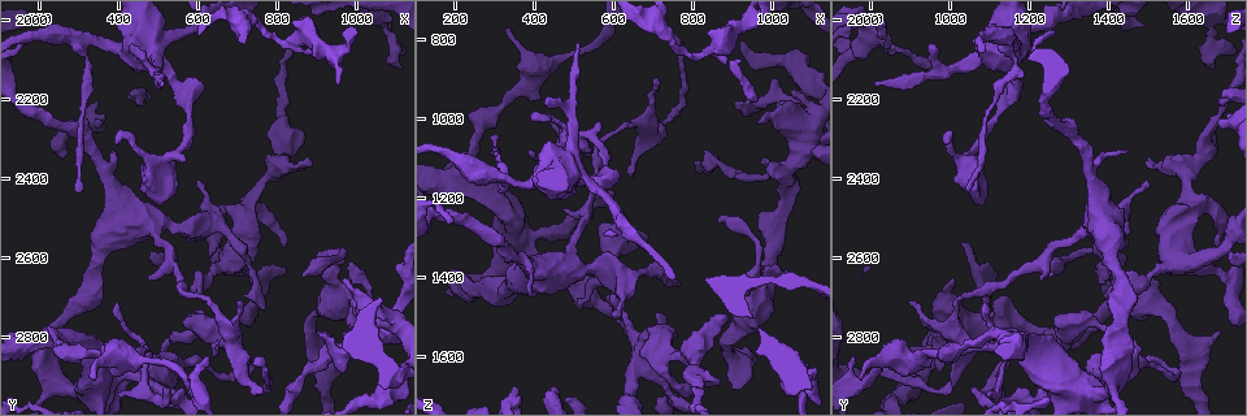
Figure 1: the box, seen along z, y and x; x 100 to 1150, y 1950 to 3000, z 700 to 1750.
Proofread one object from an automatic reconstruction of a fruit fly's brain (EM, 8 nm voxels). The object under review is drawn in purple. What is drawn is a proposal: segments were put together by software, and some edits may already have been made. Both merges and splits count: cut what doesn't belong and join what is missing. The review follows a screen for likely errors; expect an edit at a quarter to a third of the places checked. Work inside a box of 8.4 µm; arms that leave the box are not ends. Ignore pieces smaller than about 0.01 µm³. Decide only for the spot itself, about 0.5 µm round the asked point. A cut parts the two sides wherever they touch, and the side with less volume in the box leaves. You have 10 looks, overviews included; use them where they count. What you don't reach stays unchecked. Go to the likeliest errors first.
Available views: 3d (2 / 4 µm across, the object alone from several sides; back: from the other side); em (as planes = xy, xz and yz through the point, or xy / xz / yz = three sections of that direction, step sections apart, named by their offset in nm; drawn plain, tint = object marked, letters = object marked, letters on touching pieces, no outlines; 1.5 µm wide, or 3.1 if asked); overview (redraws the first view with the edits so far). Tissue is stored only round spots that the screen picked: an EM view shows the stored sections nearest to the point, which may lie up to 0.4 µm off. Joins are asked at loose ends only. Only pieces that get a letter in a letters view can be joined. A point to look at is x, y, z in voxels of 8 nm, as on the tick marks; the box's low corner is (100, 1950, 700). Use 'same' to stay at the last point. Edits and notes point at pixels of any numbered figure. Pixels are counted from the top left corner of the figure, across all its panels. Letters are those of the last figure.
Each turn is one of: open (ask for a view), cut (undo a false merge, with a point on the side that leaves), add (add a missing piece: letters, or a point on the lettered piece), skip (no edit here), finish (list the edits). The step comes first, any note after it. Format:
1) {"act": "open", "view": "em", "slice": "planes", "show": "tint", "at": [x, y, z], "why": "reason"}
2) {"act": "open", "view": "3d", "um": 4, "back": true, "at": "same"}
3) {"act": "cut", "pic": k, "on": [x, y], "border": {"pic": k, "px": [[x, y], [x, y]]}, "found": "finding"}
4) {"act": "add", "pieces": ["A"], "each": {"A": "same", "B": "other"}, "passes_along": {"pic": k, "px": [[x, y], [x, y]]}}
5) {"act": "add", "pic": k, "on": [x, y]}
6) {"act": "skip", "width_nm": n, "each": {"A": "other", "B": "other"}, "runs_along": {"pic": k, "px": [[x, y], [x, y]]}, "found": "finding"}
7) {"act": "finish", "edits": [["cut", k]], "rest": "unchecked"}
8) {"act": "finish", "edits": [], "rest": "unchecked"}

{"act": "open", "view": "em", "slice": "xz", "step": 8, "show": "letters", "at": [515, 2165, 815]}

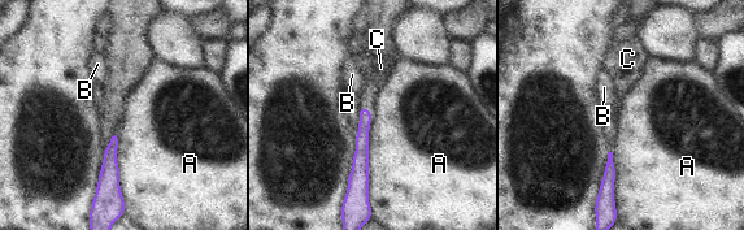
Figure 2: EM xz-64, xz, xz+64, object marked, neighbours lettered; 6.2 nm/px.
{"act": "open", "view": "em", "slice": "planes", "show": "letters", "at": "same", "why": "cut it another way"}

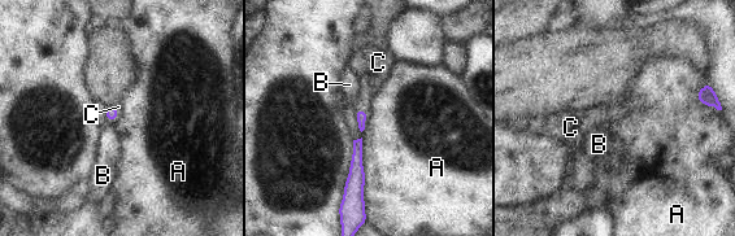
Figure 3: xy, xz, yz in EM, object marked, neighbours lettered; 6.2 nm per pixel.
{"act": "add", "pieces": ["C"], "each": {"A": "other", "B": "other", "C": "same"}, "passes_along": {"pic": 3, "px": [[361, 116], [366, 114], [370, 74]]}, "found": "it goes on there"}

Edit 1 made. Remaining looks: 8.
{"act": "open", "view": "overview", "why": "redraw"}

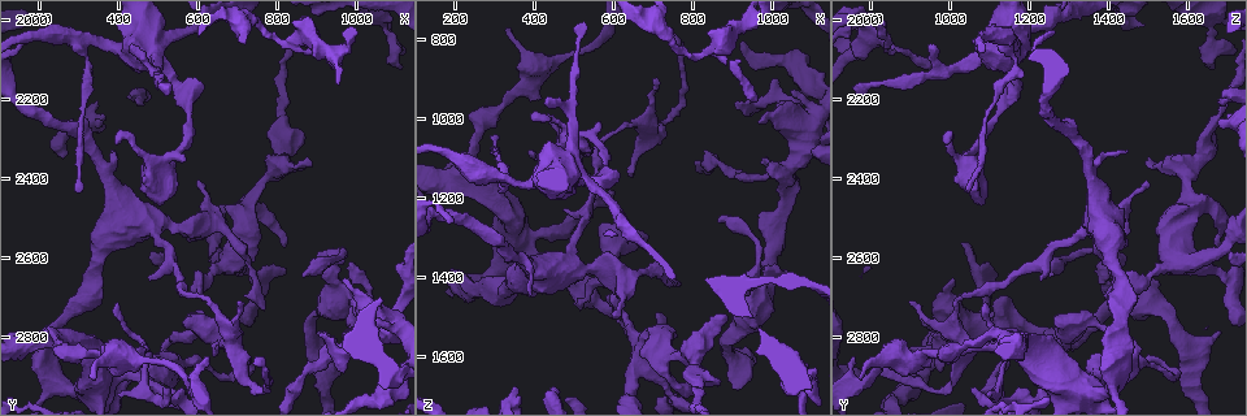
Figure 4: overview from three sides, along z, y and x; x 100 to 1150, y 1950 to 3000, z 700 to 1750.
{"act": "open", "view": "em", "slice": "planes", "show": "letters", "at": [905, 2795, 960], "why": "branch stops here"}

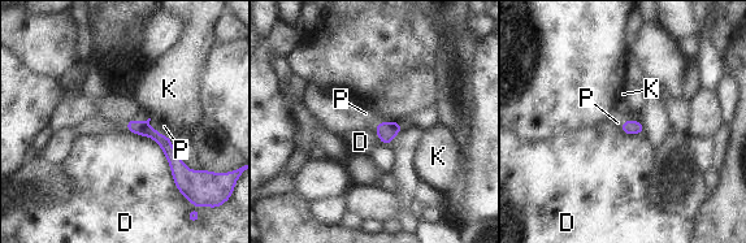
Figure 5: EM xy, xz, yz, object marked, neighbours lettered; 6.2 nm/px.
{"act": "add", "pieces": ["P"], "each": {"D": "other", "K": "other", "P": "same"}, "found": "the cell continues"}

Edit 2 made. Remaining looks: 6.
{"act": "open", "view": "overview", "why": "redraw"}

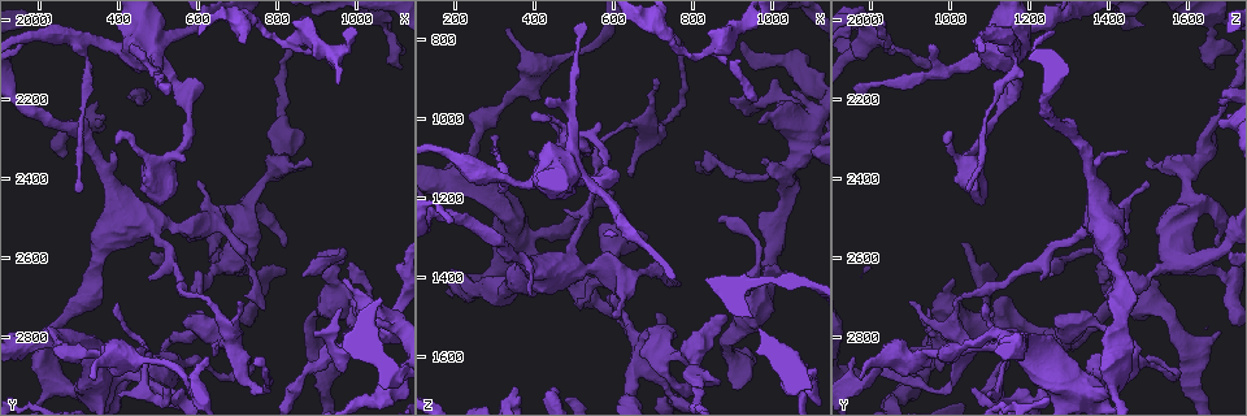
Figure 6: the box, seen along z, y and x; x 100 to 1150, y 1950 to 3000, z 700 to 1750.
{"act": "open", "view": "3d", "um": 2, "at": [700, 2715, 895], "why": "branch stops here"}

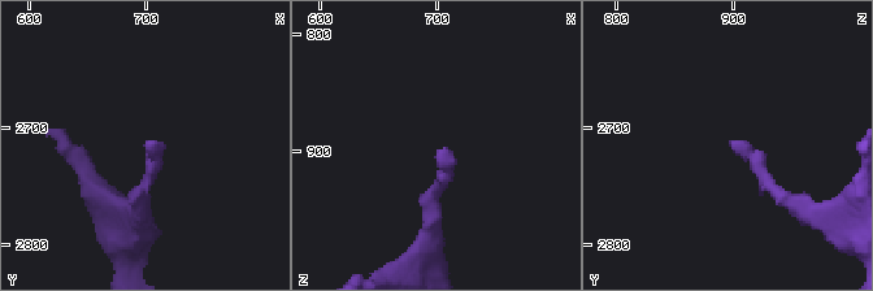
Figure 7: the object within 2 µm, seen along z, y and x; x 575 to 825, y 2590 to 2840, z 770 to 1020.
{"act": "open", "view": "em", "slice": "yz", "step": 8, "show": "letters", "at": [702, 2708, 898], "why": "shape alone is not enough"}

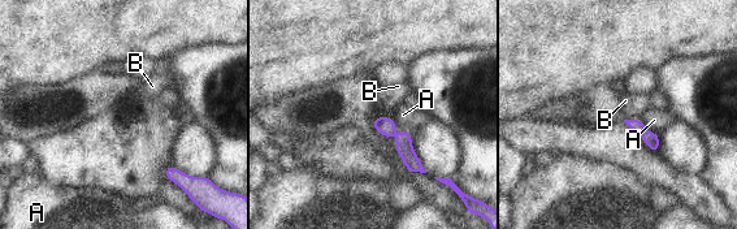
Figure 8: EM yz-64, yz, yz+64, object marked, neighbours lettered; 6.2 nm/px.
{"act": "skip", "each": {"A": "other", "B": "other"}, "border": {"pic": 8, "px": [[624, 119], [640, 120]]}, "found": "none of them fits"}

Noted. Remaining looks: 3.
{"act": "finish", "edits": [["add", 3], ["add", 5]], "rest": "unchecked"}

